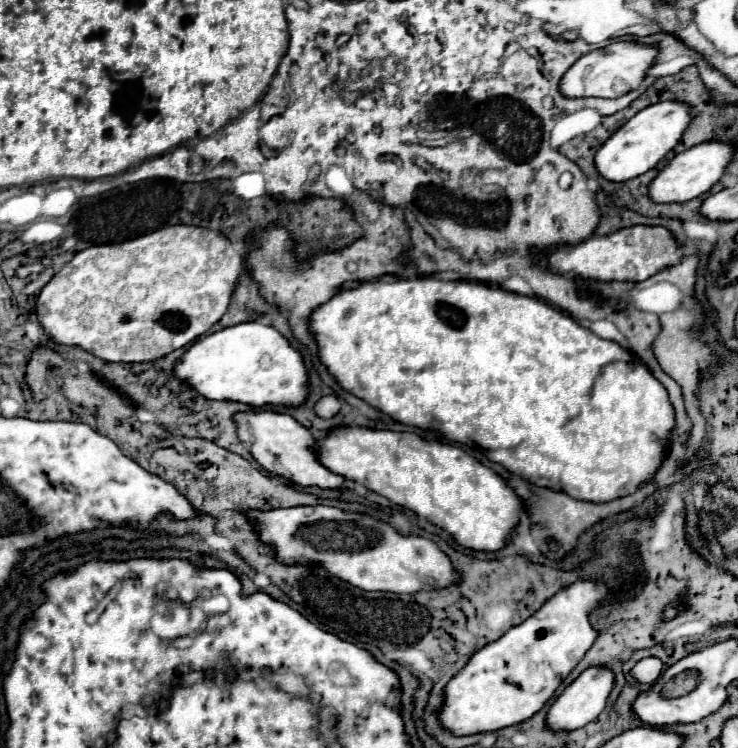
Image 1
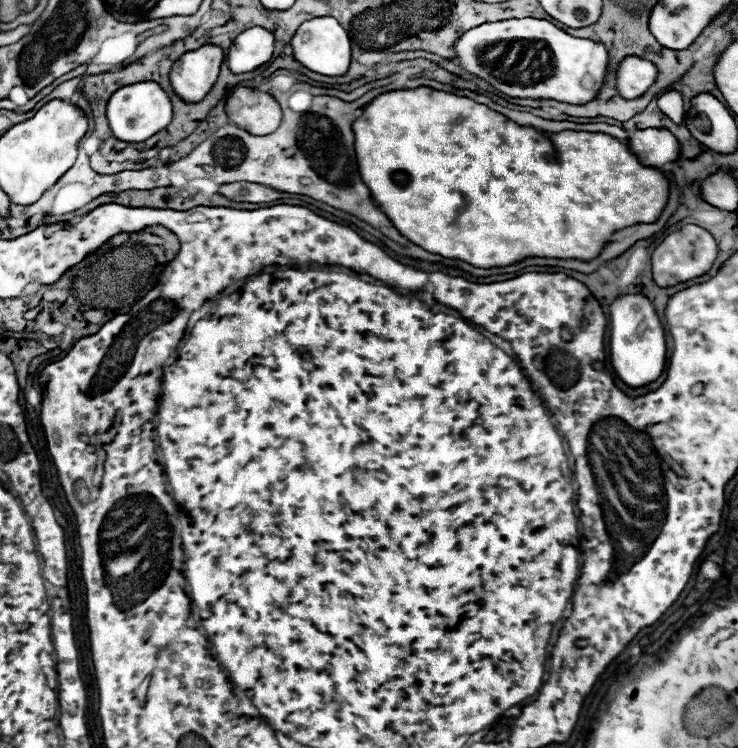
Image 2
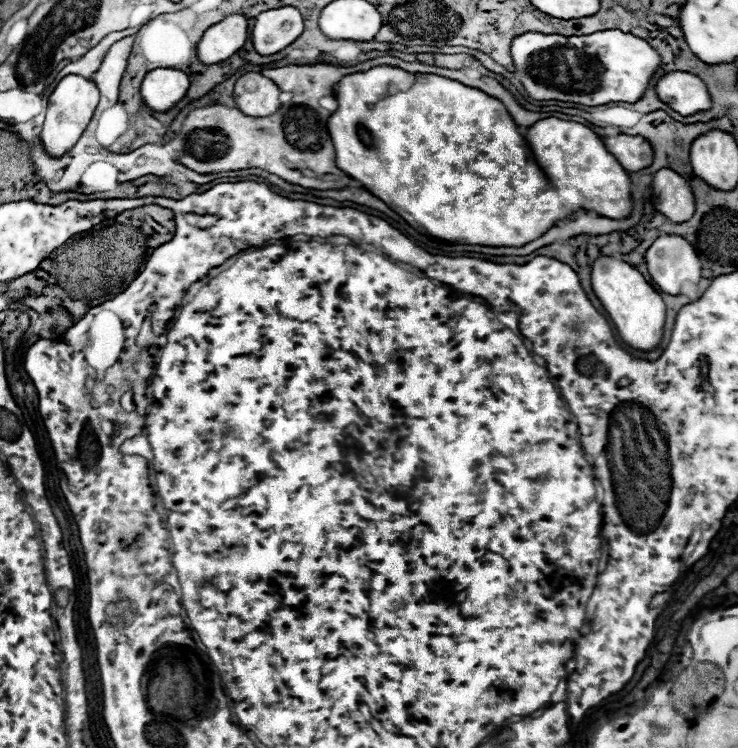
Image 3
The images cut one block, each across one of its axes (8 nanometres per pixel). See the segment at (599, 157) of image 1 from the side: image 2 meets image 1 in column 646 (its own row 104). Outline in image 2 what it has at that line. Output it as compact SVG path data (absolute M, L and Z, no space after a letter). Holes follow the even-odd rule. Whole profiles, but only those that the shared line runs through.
M138 82L116 90L106 104L106 118L114 138L122 142L144 142L164 130L172 120L172 102L168 94L154 82Z

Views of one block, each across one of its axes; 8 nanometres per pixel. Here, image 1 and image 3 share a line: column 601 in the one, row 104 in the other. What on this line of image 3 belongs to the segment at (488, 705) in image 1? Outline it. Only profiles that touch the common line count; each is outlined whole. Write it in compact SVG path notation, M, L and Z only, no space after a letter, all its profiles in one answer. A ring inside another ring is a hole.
M602 30L584 36L546 36L526 32L514 38L512 60L516 76L526 92L536 100L564 100L586 106L610 102L638 102L648 90L648 82L660 66L660 52L644 38L622 30Z

